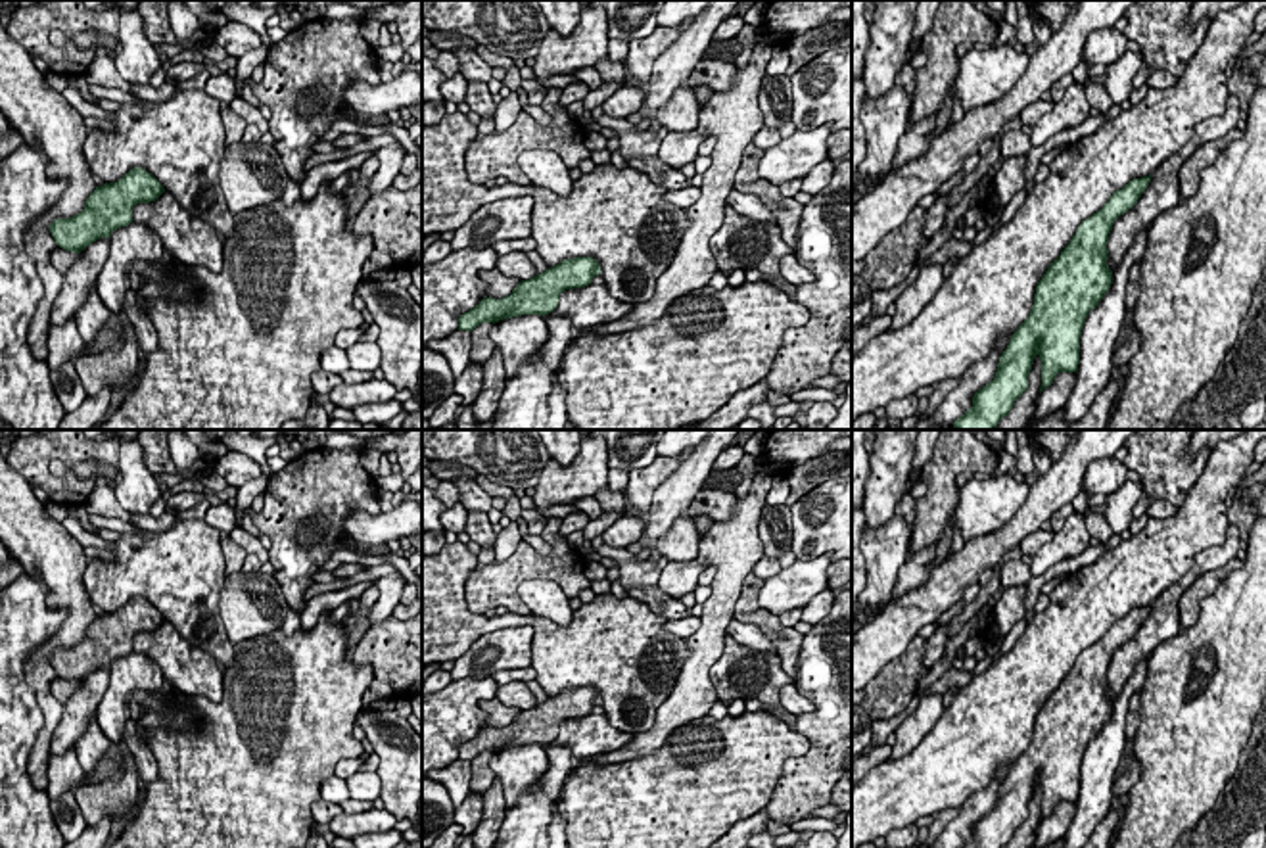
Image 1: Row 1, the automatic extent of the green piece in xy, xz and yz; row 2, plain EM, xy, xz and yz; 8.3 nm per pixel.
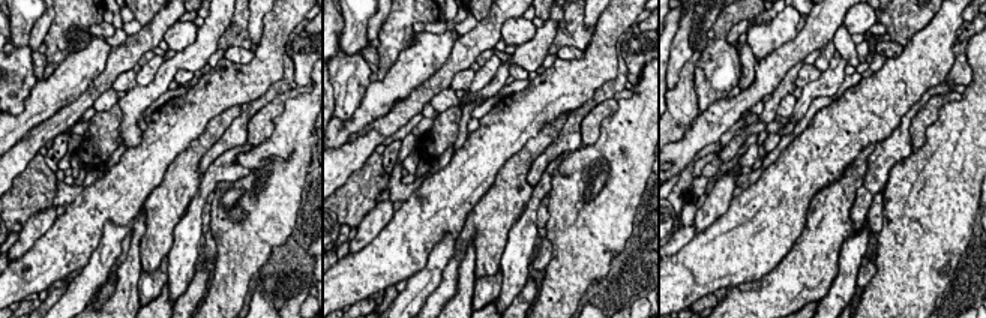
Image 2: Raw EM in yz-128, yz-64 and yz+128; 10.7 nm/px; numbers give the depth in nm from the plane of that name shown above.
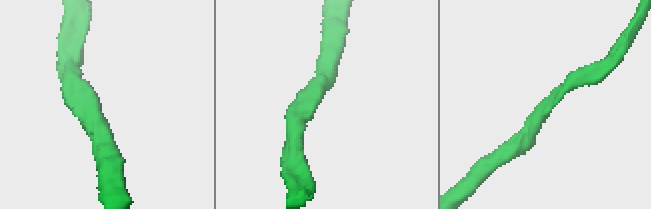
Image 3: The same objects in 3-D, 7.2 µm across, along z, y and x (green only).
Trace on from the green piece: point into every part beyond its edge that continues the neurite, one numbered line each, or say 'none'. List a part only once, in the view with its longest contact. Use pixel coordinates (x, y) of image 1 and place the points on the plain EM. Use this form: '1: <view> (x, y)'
1: yz (1163, 622)

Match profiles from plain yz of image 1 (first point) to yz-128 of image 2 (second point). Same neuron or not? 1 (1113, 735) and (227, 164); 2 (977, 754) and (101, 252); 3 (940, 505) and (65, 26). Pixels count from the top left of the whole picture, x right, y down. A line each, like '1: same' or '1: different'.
1: same
2: different
3: same

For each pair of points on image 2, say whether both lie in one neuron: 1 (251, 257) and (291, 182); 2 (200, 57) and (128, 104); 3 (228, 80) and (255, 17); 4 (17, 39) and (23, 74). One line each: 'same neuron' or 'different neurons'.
1: same neuron
2: same neuron
3: different neurons
4: different neurons

